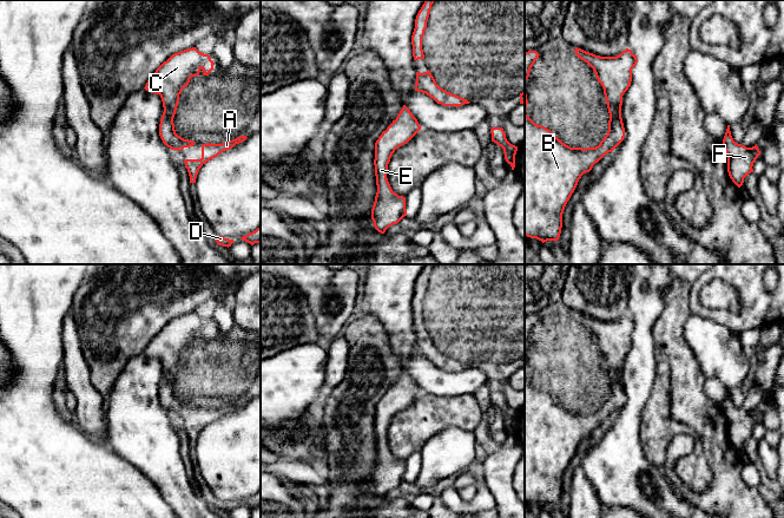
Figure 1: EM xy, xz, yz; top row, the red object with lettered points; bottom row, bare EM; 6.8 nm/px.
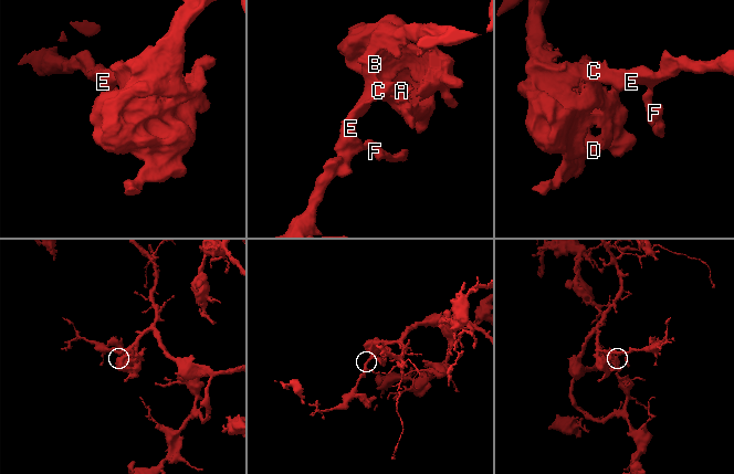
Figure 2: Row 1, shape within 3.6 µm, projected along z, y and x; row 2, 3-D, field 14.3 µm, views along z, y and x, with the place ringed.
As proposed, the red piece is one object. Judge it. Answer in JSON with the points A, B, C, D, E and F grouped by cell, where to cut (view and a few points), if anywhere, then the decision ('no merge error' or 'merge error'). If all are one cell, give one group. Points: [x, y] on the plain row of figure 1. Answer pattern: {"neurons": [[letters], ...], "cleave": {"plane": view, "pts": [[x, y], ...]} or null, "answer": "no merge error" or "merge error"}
{"neurons": [["A", "B", "C", "D", "E", "F"]], "cleave": null, "answer": "no merge error"}

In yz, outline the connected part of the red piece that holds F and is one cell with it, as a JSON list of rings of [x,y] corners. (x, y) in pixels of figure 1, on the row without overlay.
[[[727,389],[724,404],[724,414],[727,419],[727,437],[732,446],[740,452],[744,447],[744,442],[753,437],[753,427],[760,419],[757,408],[752,412],[746,412],[733,405]]]

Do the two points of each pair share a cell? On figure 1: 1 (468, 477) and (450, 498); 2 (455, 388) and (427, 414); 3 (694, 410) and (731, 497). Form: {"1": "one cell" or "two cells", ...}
{"1": "two cells", "2": "two cells", "3": "one cell"}

